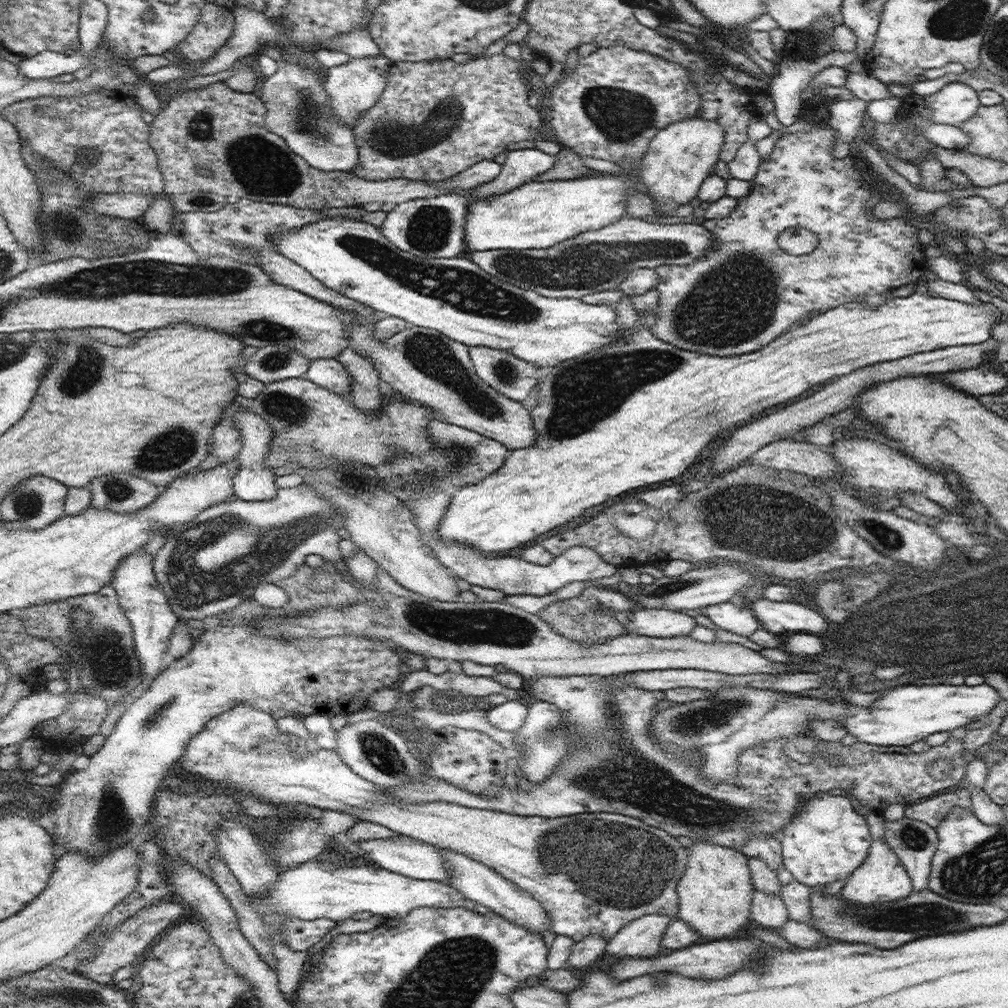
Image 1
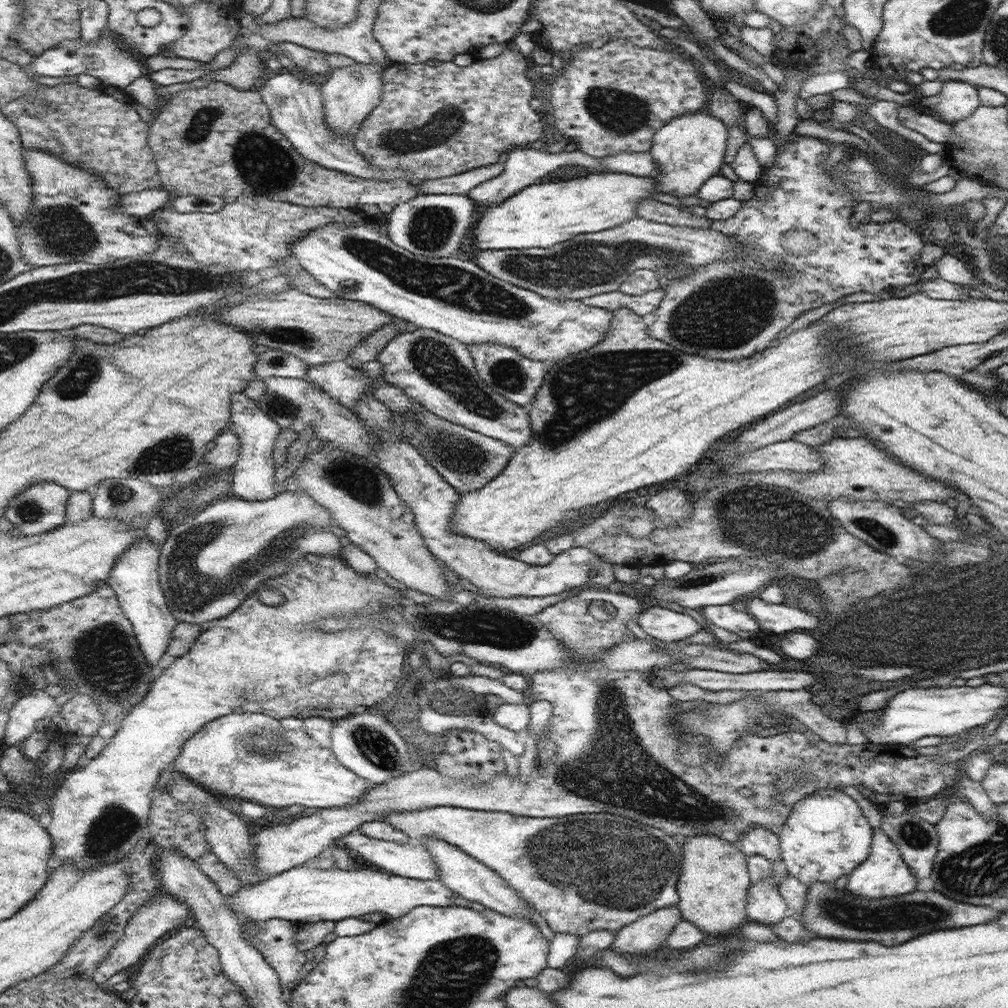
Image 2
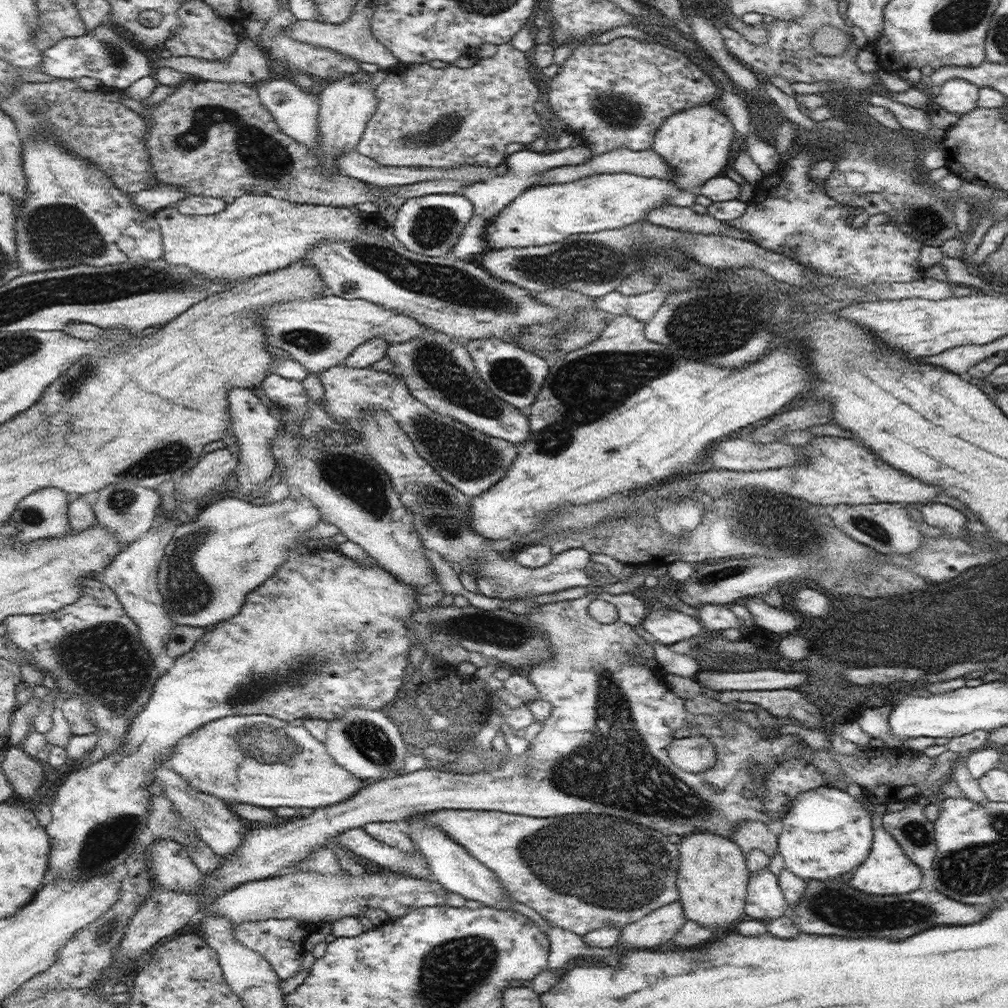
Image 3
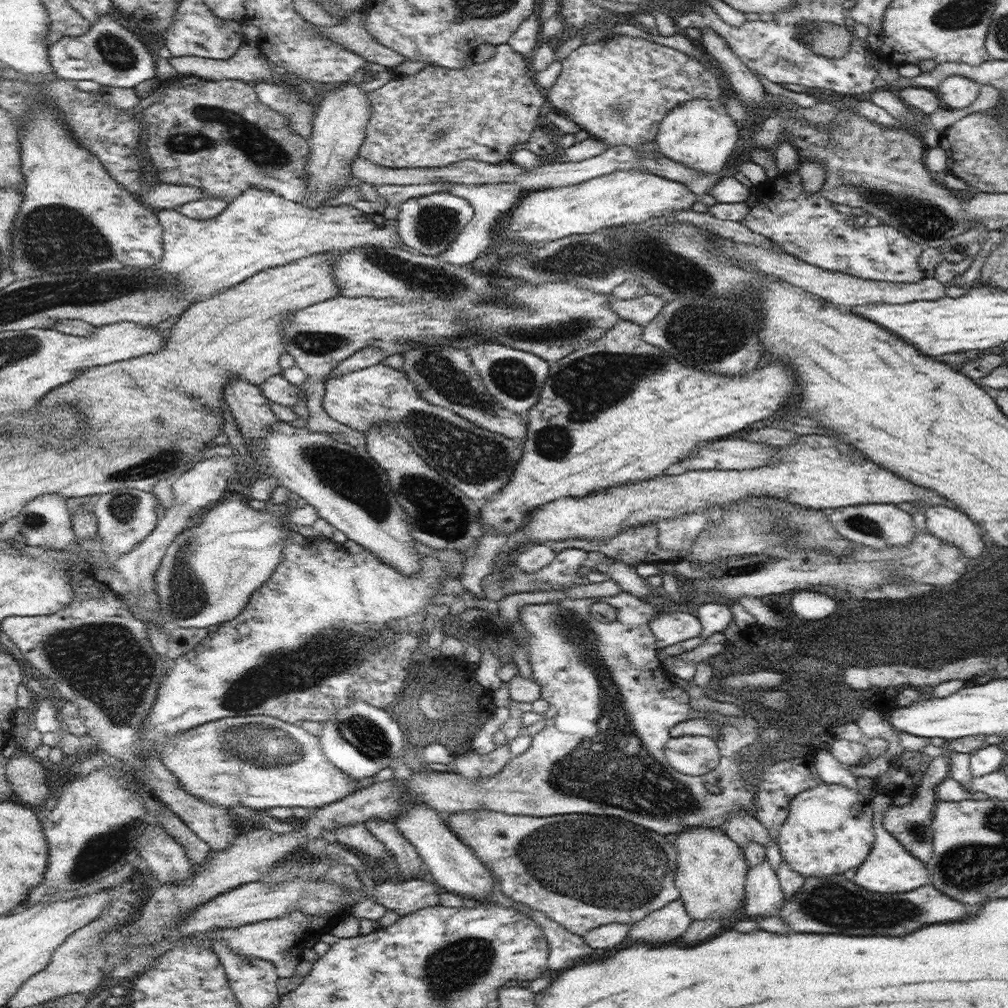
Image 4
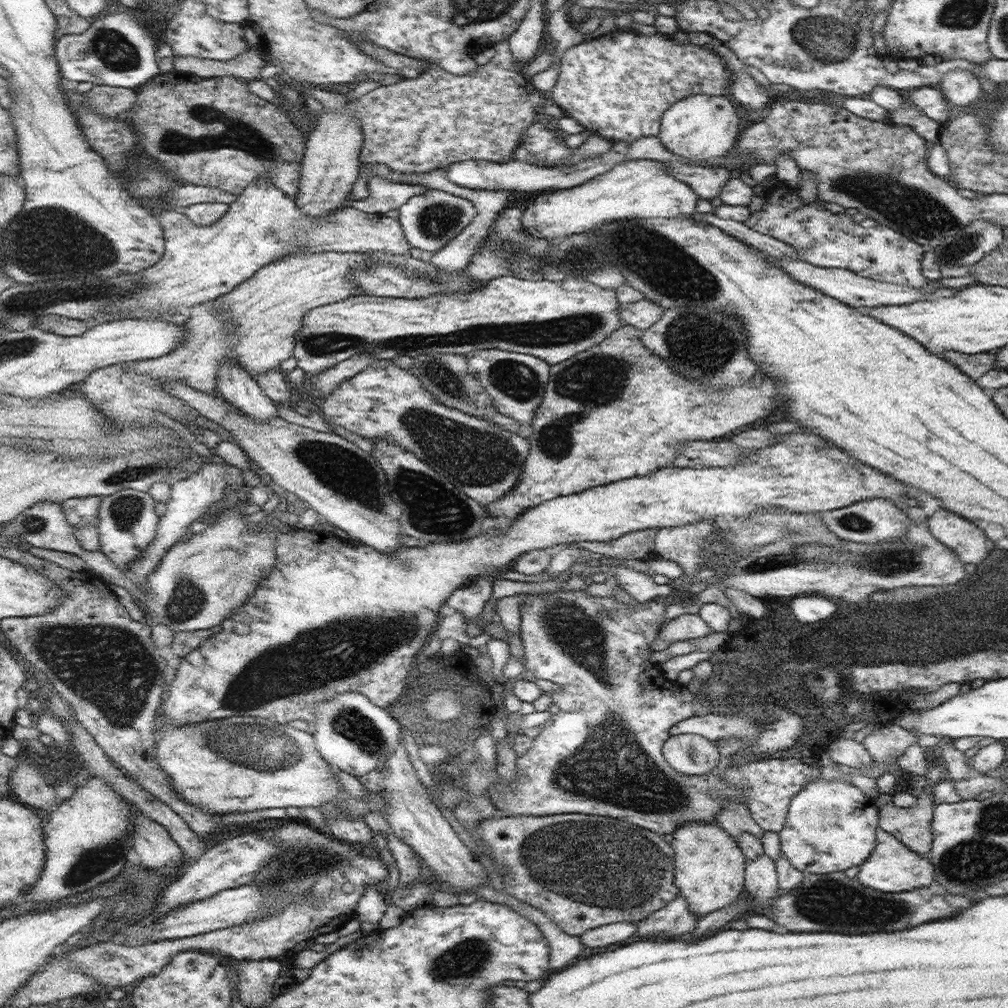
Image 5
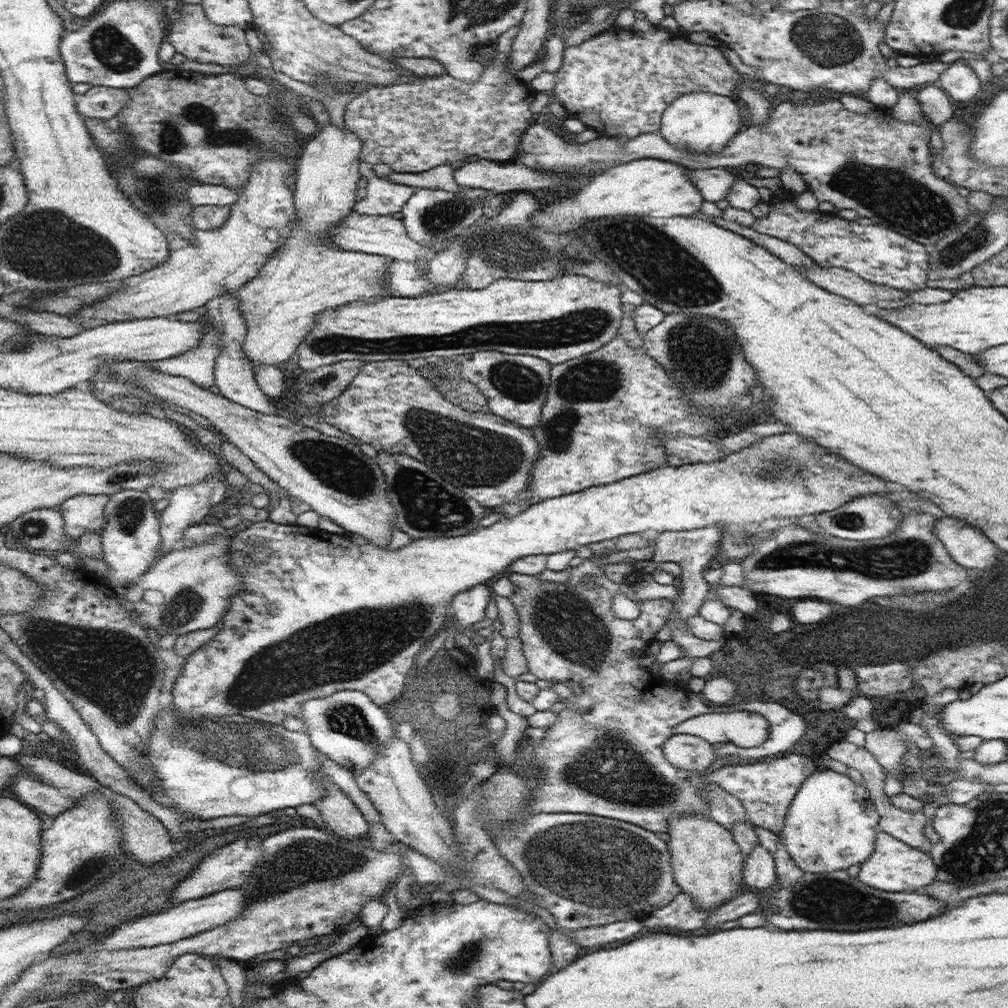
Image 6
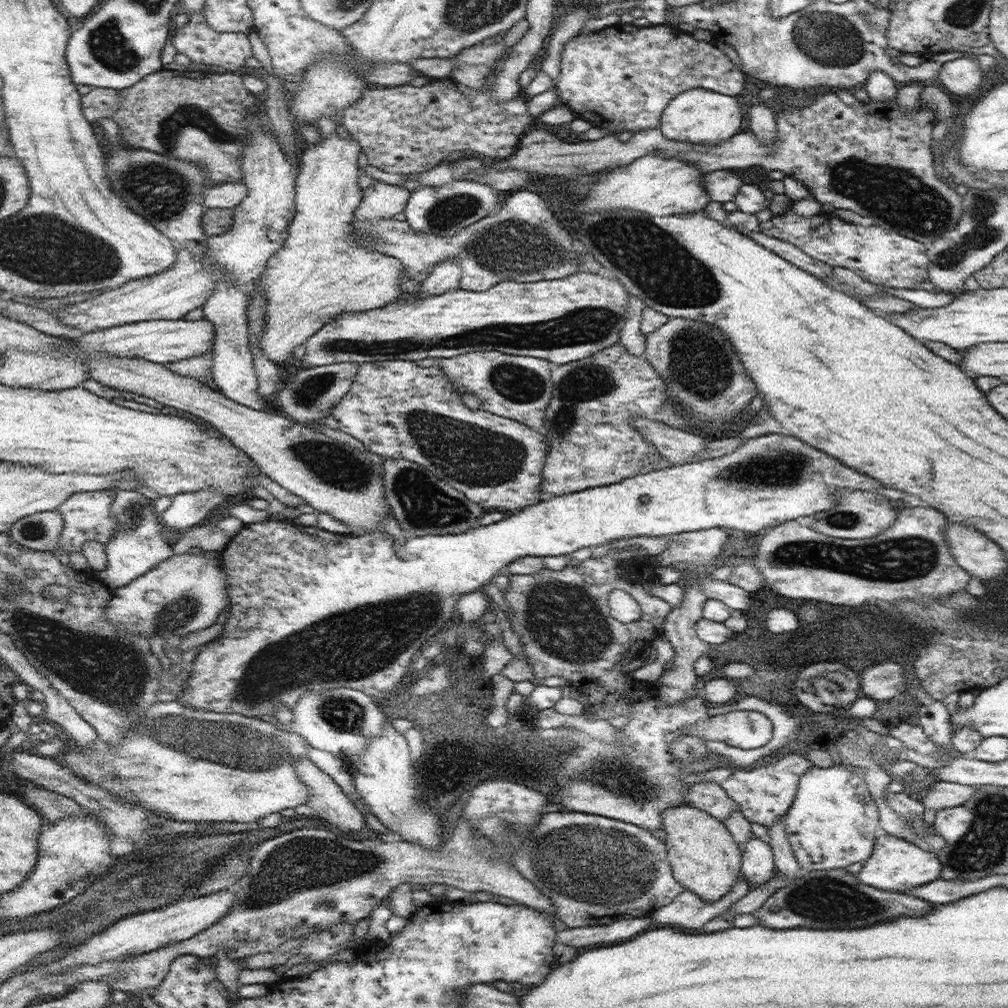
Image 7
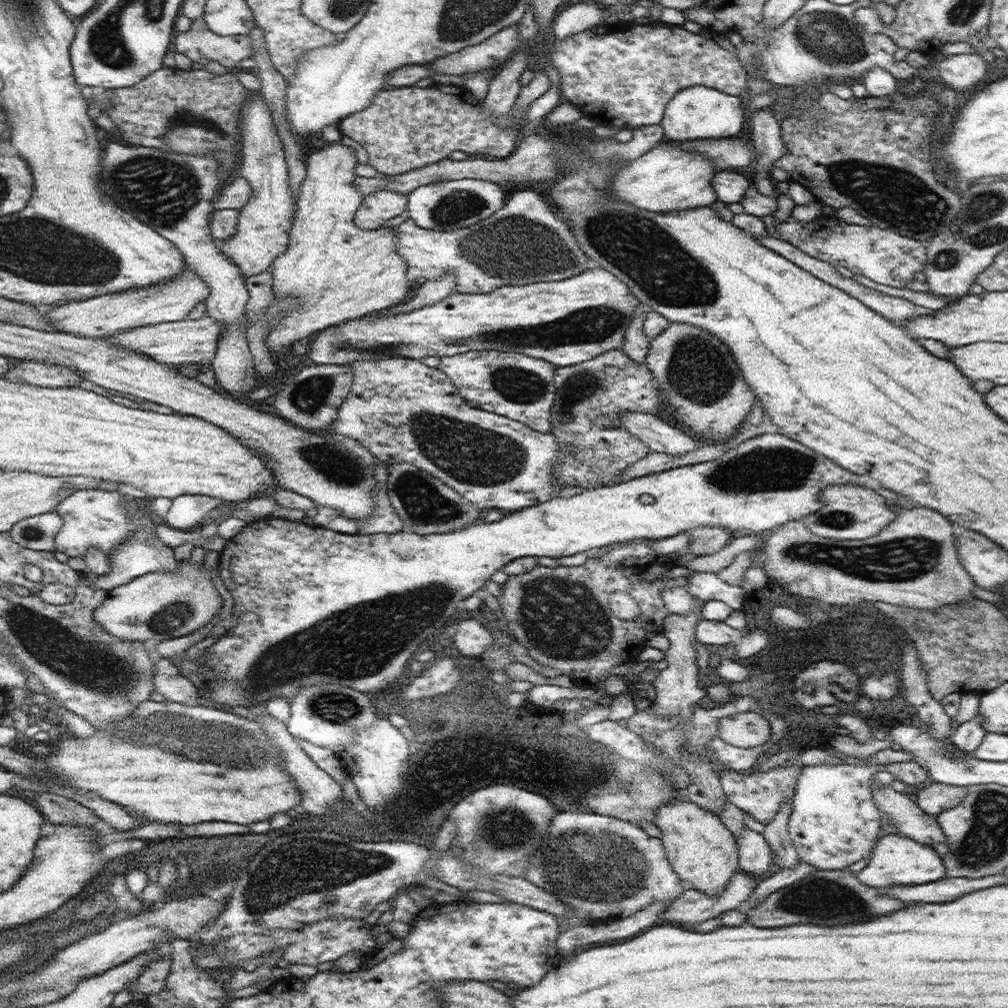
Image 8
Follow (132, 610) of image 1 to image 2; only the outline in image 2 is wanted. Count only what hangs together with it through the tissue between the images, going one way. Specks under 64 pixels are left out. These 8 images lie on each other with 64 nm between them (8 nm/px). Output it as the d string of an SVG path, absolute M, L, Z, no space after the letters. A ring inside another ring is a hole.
M144 536L144 540L130 546L130 550L126 550L116 559L116 564L107 578L107 584L118 595L117 600L132 623L137 641L144 656L147 656L146 662L150 664L150 668L155 668L161 656L167 652L174 627L178 623L166 605L166 598L159 584L158 559L160 549Z

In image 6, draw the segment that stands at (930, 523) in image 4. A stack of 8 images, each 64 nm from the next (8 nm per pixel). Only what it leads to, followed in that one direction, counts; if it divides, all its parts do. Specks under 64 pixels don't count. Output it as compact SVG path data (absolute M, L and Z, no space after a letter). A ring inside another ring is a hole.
M952 517L935 519L934 534L950 557L966 569L988 570L996 566L996 548L978 528Z

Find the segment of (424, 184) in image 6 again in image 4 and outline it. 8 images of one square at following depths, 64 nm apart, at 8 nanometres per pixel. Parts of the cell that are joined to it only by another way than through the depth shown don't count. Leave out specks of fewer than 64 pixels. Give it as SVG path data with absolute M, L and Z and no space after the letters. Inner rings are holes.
M498 183L498 185L476 185L474 184L448 184L447 191L450 194L465 198L474 207L473 217L470 222L458 233L458 236L452 241L452 244L443 250L439 259L450 264L458 266L471 265L478 257L486 254L491 248L493 240L493 229L499 223L499 219L504 217L505 213L516 206L518 195L522 194L520 185L514 183Z

